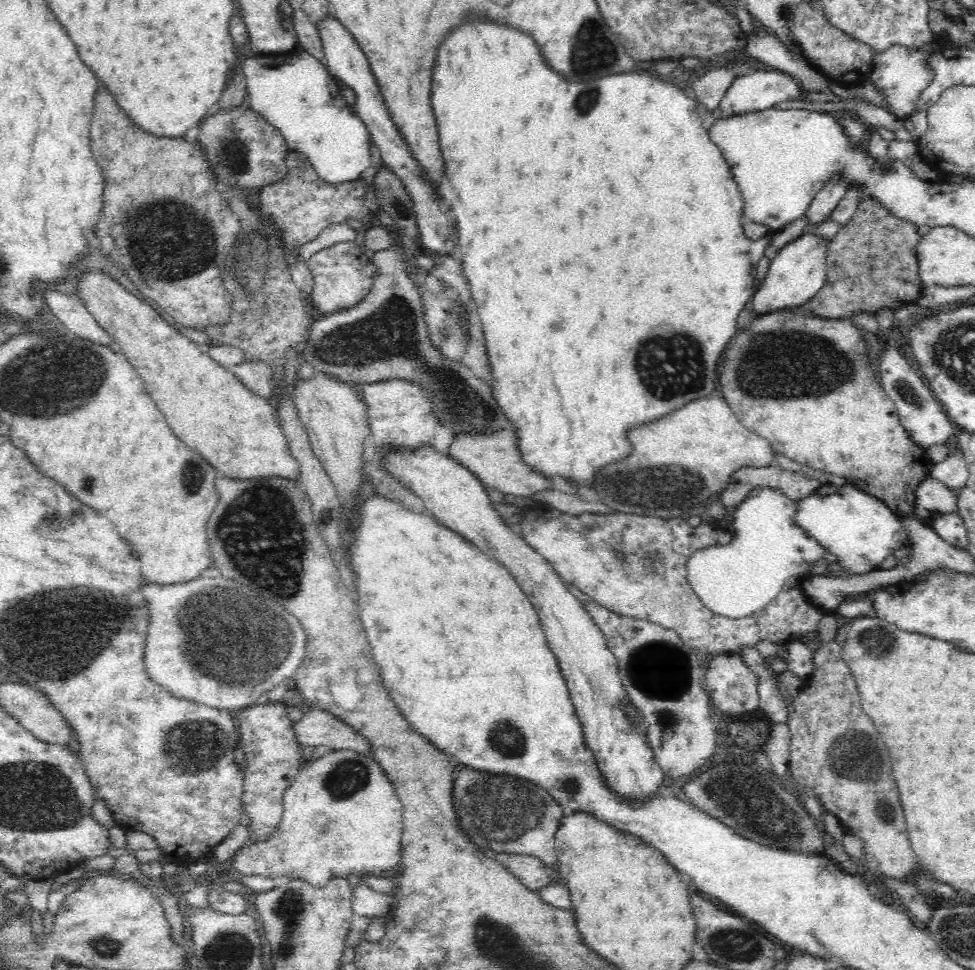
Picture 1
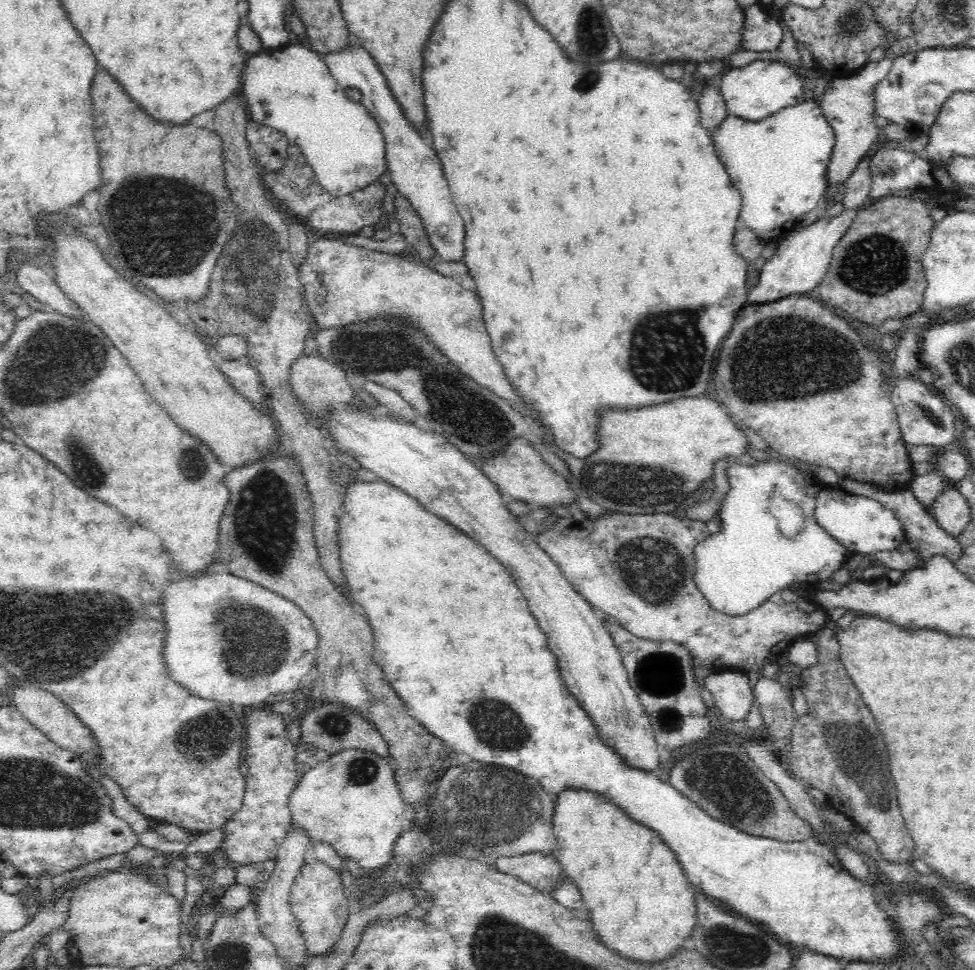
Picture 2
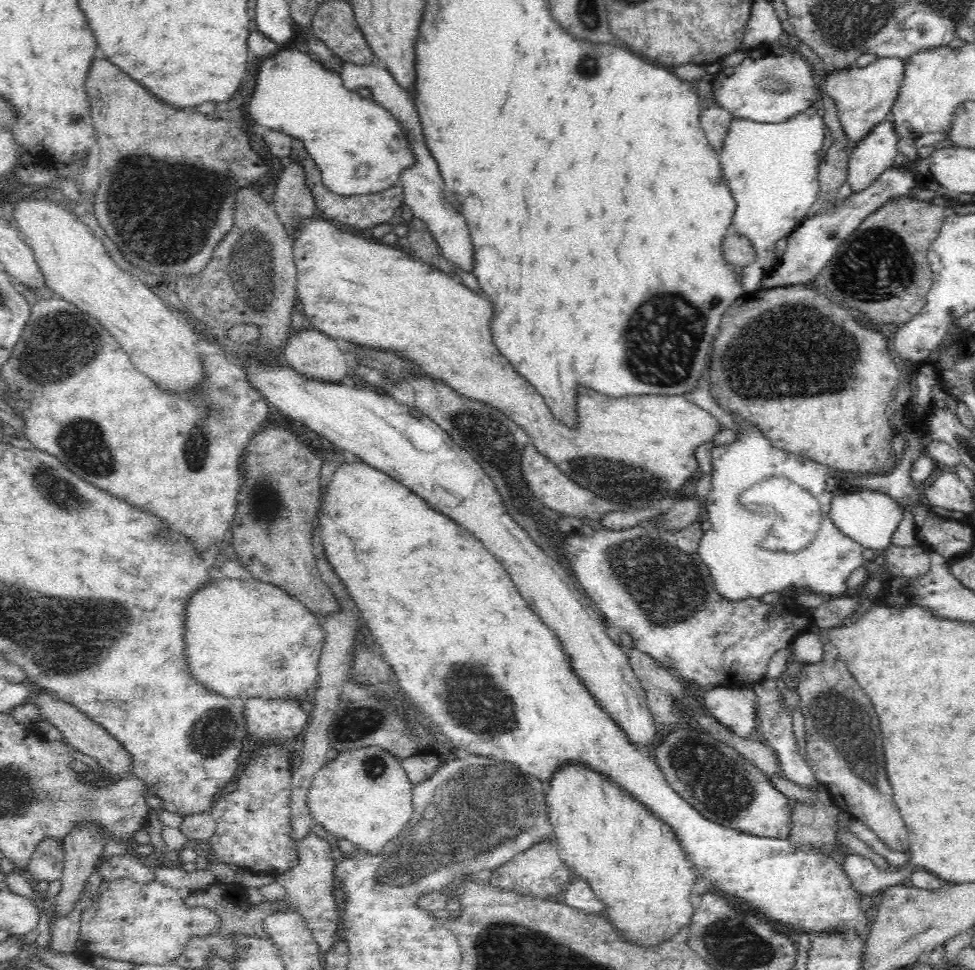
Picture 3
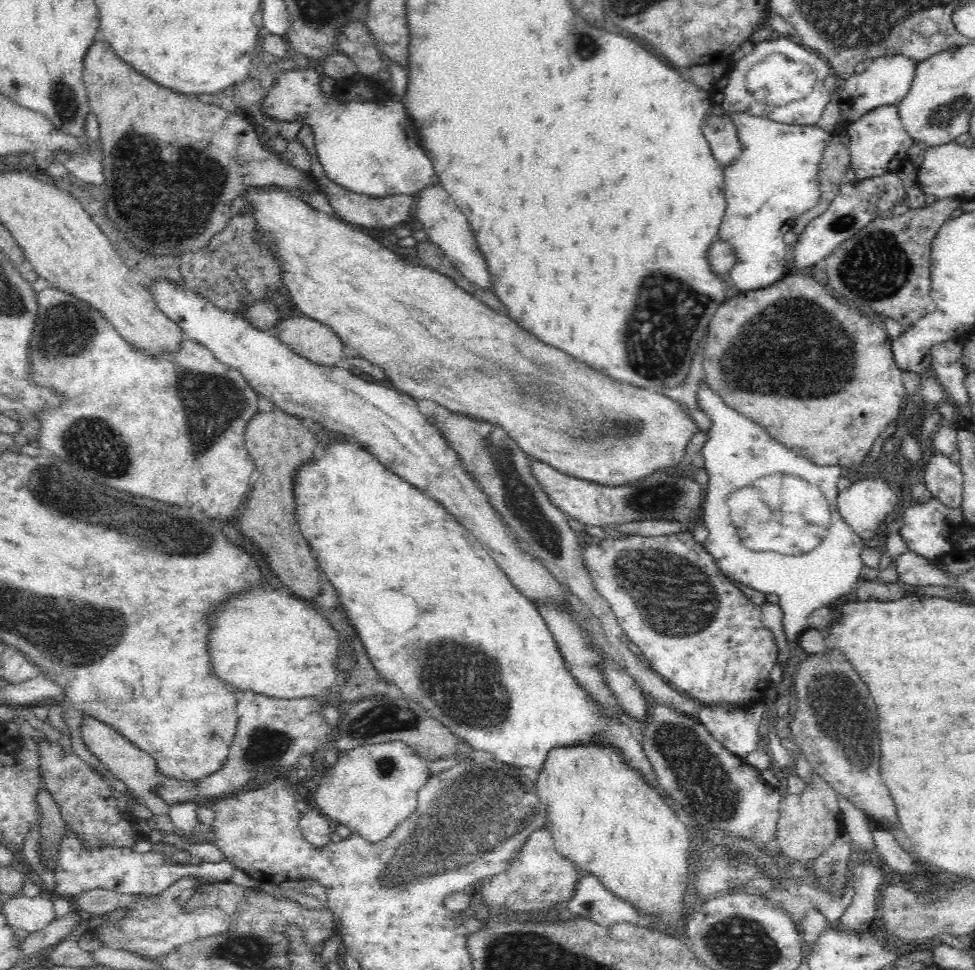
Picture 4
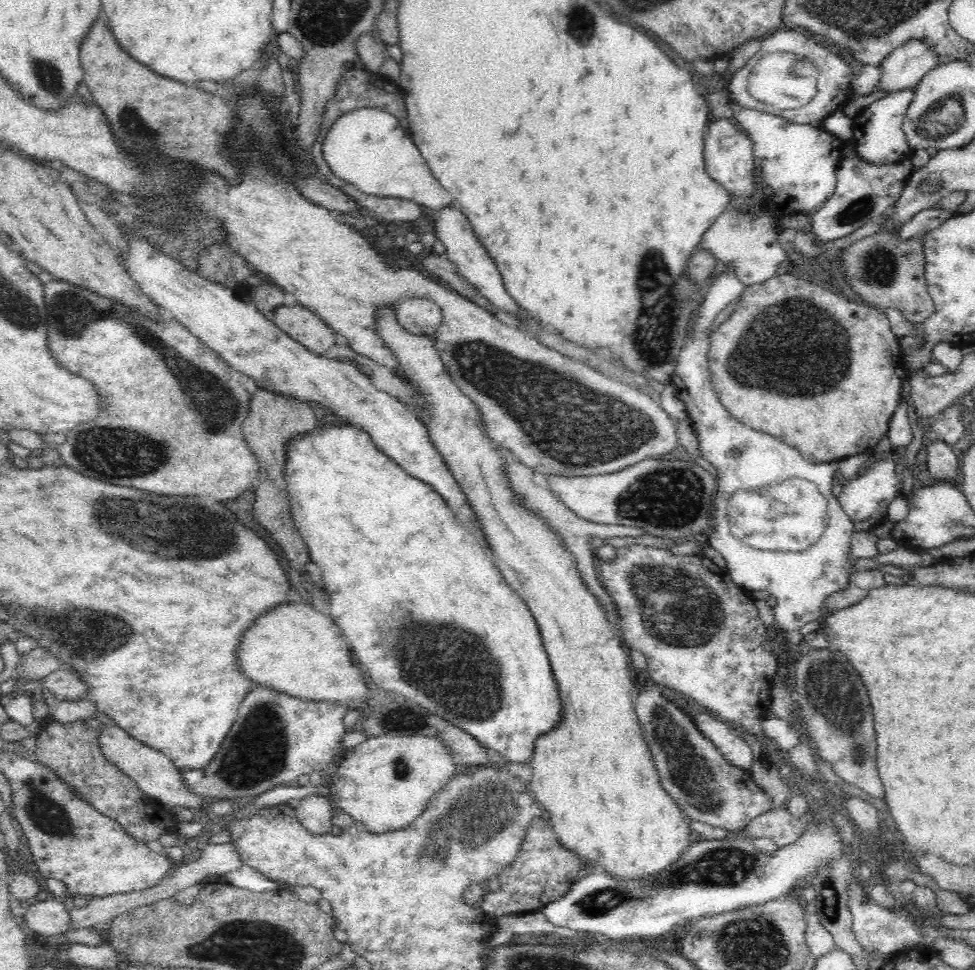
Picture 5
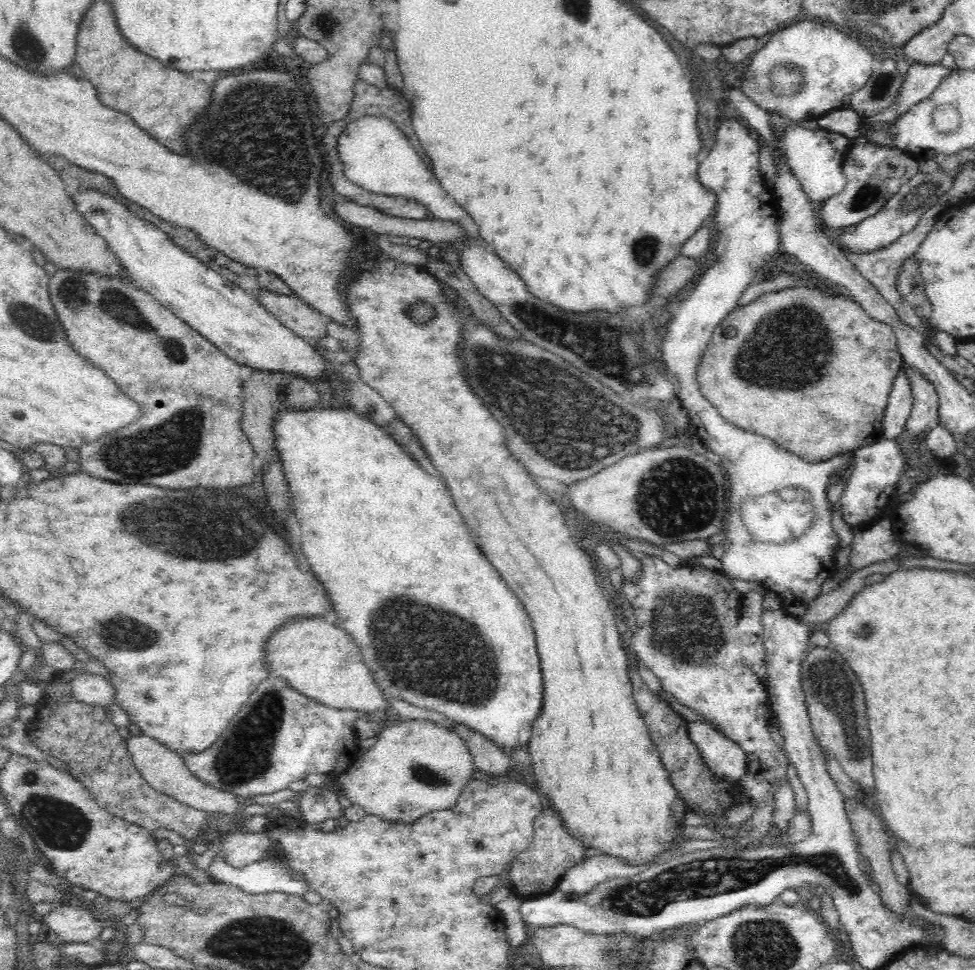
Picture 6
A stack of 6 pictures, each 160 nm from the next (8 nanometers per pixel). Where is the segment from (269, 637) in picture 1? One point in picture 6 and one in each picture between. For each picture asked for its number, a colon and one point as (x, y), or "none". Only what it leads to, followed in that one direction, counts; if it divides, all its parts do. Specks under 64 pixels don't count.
2: (229, 640)
3: (245, 639)
4: (271, 642)
5: (294, 649)
6: (315, 657)

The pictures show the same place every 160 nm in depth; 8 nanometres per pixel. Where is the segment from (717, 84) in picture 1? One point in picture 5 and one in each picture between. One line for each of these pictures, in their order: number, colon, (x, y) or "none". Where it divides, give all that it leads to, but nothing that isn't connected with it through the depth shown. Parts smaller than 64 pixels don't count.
2: (713, 110)
3: (715, 121)
4: (720, 132)
5: (728, 155)

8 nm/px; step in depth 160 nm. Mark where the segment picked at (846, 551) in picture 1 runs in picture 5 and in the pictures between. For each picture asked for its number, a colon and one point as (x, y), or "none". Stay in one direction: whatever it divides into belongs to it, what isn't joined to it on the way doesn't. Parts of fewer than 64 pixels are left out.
2: (863, 525)
3: (869, 518)
4: (864, 505)
5: (865, 499)

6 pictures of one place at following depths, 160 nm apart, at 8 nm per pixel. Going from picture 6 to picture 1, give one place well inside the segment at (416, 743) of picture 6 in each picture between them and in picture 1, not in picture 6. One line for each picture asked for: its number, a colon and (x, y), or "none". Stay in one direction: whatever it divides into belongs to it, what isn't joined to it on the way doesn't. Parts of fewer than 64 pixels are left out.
1: (341, 816)
2: (352, 801)
3: (364, 795)
4: (372, 788)
5: (385, 782)

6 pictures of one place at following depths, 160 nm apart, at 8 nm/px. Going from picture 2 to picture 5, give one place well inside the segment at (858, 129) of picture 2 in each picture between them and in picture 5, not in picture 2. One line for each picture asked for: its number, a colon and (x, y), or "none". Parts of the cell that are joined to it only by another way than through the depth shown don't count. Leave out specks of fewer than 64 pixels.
3: (864, 96)
4: (887, 79)
5: (903, 69)

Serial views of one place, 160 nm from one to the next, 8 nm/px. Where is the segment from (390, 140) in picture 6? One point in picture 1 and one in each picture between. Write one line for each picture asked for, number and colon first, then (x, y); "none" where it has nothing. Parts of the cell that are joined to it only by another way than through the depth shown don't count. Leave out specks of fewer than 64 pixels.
1: (294, 92)
2: (290, 89)
3: (294, 94)
4: (370, 148)
5: (363, 147)

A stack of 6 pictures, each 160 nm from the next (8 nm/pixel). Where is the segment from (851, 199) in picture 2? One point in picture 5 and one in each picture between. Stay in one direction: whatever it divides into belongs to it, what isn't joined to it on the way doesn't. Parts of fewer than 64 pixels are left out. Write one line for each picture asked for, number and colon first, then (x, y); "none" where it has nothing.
3: (872, 155)
4: (879, 143)
5: (878, 137)

